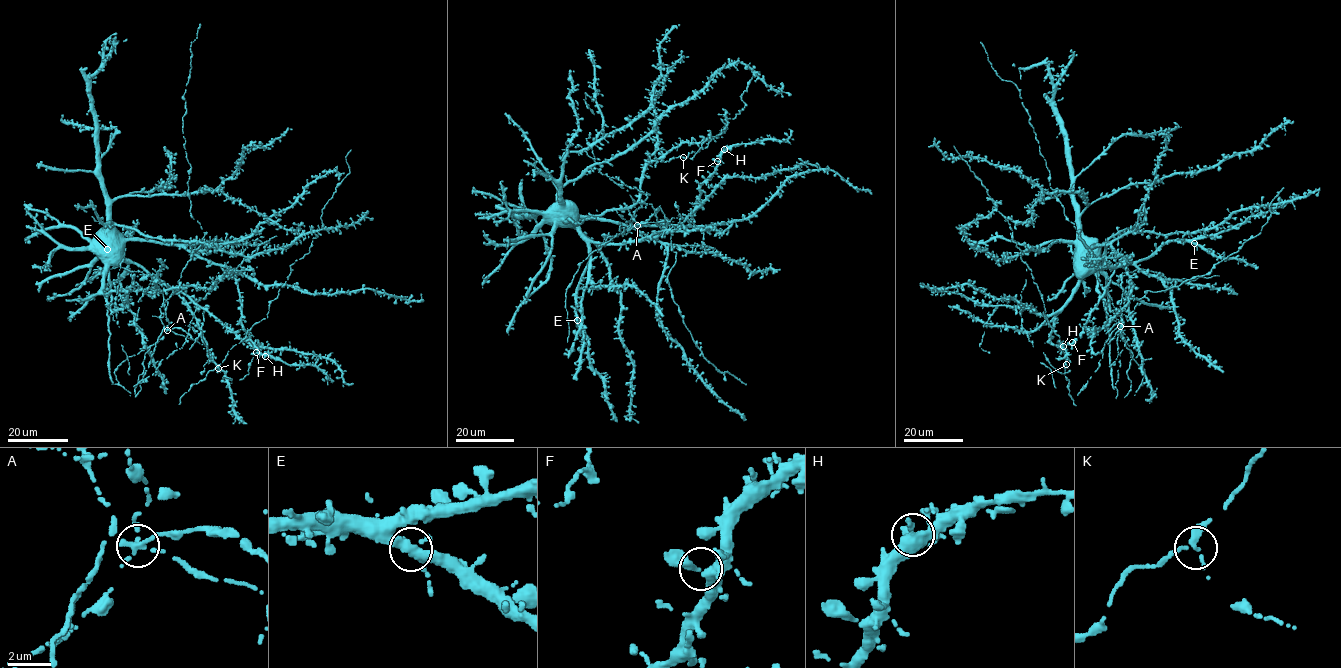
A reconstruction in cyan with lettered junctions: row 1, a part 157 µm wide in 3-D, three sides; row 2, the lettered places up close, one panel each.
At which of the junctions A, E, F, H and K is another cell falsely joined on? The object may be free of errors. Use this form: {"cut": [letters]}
{"cut": ["A"]}

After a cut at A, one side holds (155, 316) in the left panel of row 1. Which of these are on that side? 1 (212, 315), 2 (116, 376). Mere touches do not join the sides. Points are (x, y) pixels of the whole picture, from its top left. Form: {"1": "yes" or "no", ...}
{"1": "no", "2": "no"}

